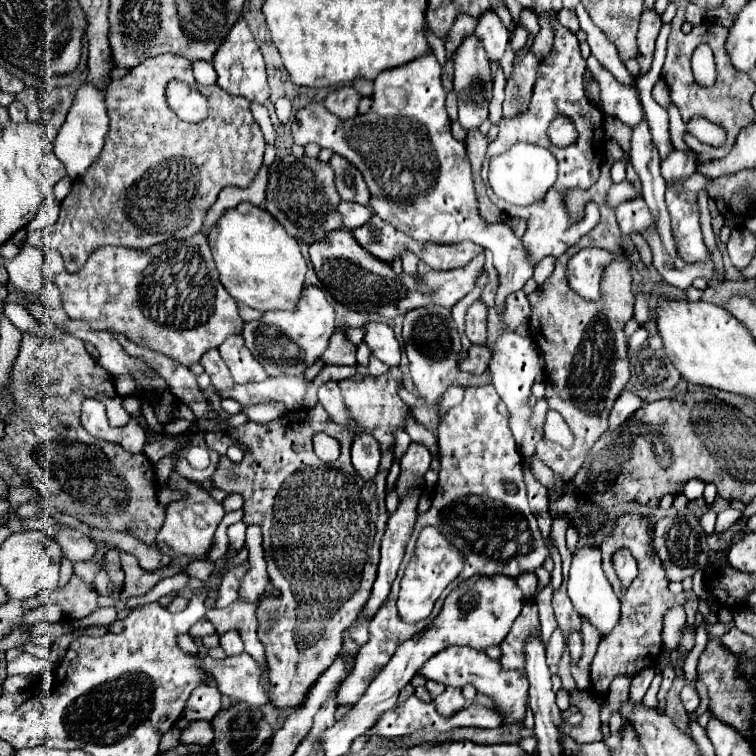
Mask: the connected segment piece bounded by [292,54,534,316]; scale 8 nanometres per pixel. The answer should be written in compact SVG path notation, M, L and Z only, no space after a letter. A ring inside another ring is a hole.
M430 54L420 60L414 60L406 66L392 68L388 72L382 72L374 80L374 92L372 92L372 106L364 116L356 116L350 120L340 120L326 112L322 102L312 102L306 108L296 112L296 118L292 122L292 136L294 142L300 146L306 146L310 142L316 142L320 148L328 148L346 160L350 160L364 176L368 190L370 190L370 206L372 210L388 224L392 224L396 230L412 236L412 238L428 238L436 240L440 244L454 244L460 240L472 240L486 250L492 252L494 264L498 270L498 292L496 292L496 312L502 316L506 298L520 290L526 280L534 274L532 266L528 264L528 258L524 256L524 248L520 240L510 232L510 228L504 222L486 224L486 220L478 212L478 200L474 192L474 176L472 166L466 156L464 142L456 140L450 132L450 118L444 108L446 90L442 88L442 66L438 60Z

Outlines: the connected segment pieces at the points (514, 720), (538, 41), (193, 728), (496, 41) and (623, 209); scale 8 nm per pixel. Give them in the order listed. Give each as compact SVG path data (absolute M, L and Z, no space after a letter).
M448 646L444 652L438 652L420 668L420 674L428 676L430 680L442 682L446 686L464 688L474 686L478 692L494 698L494 708L504 716L502 724L520 724L526 716L526 702L528 702L528 680L526 674L520 670L504 670L498 660L492 660L486 656L486 652L476 652L474 648L460 648L460 646Z
M540 16L540 32L536 34L536 38L534 38L534 44L532 44L532 52L534 52L534 56L542 62L548 54L550 54L550 50L552 50L552 30L548 28L548 18L546 16Z
M204 720L188 724L182 730L182 734L180 734L180 742L182 744L198 744L198 746L210 748L212 746L212 740L214 740L212 726L210 726L210 722L204 722Z
M484 12L478 20L476 26L476 36L482 40L488 58L490 60L500 60L508 48L508 40L510 40L510 32L506 30L506 26L500 22L496 12Z
M642 198L626 200L616 206L616 220L622 230L622 234L632 234L632 232L644 232L650 222L650 210Z

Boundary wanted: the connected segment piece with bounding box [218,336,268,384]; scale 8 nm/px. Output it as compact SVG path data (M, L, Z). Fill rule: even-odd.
M230 336L218 346L218 350L236 384L262 382L268 378L262 364L256 362L256 358L248 352L248 348L244 348L242 336Z

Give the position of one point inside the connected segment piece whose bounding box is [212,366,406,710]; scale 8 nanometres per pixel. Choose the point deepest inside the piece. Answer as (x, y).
(326, 521)

